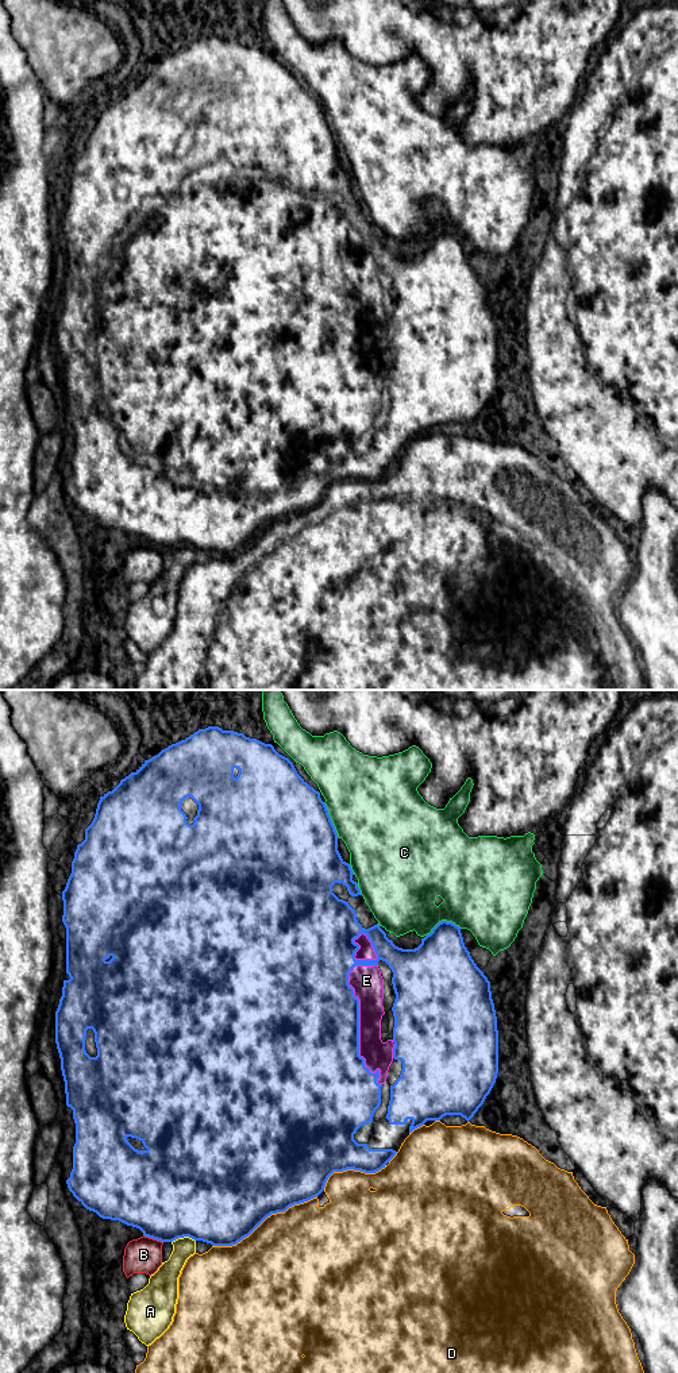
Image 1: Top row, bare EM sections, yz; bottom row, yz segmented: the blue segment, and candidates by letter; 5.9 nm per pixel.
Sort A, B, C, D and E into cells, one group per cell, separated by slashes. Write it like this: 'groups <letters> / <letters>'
groups A / B / C / D / E

